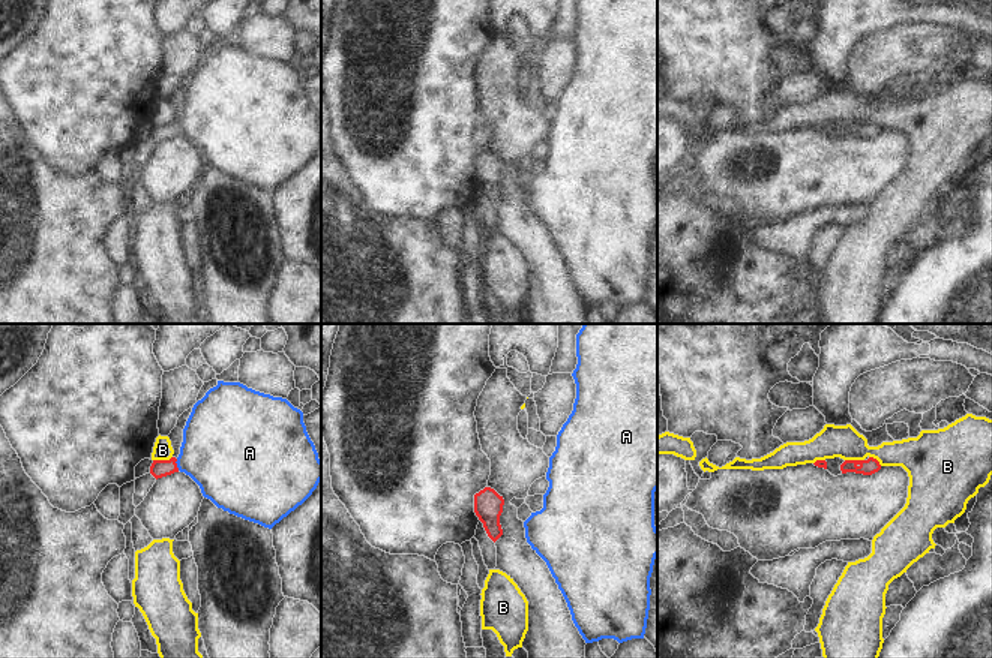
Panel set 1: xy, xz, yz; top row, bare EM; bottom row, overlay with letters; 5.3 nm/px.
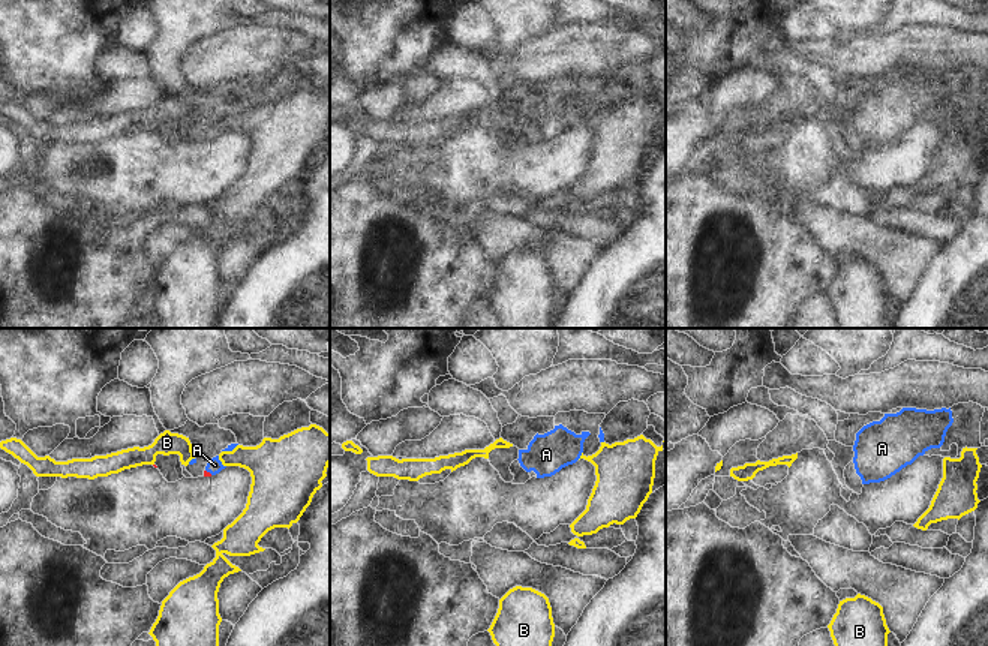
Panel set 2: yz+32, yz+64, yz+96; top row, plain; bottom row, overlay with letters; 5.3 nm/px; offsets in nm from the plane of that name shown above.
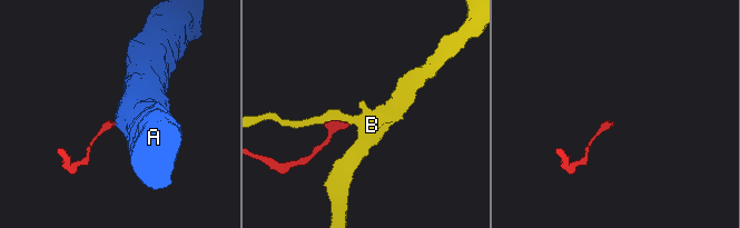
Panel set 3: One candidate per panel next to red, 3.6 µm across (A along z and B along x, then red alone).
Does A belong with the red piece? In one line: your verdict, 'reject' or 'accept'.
accept

